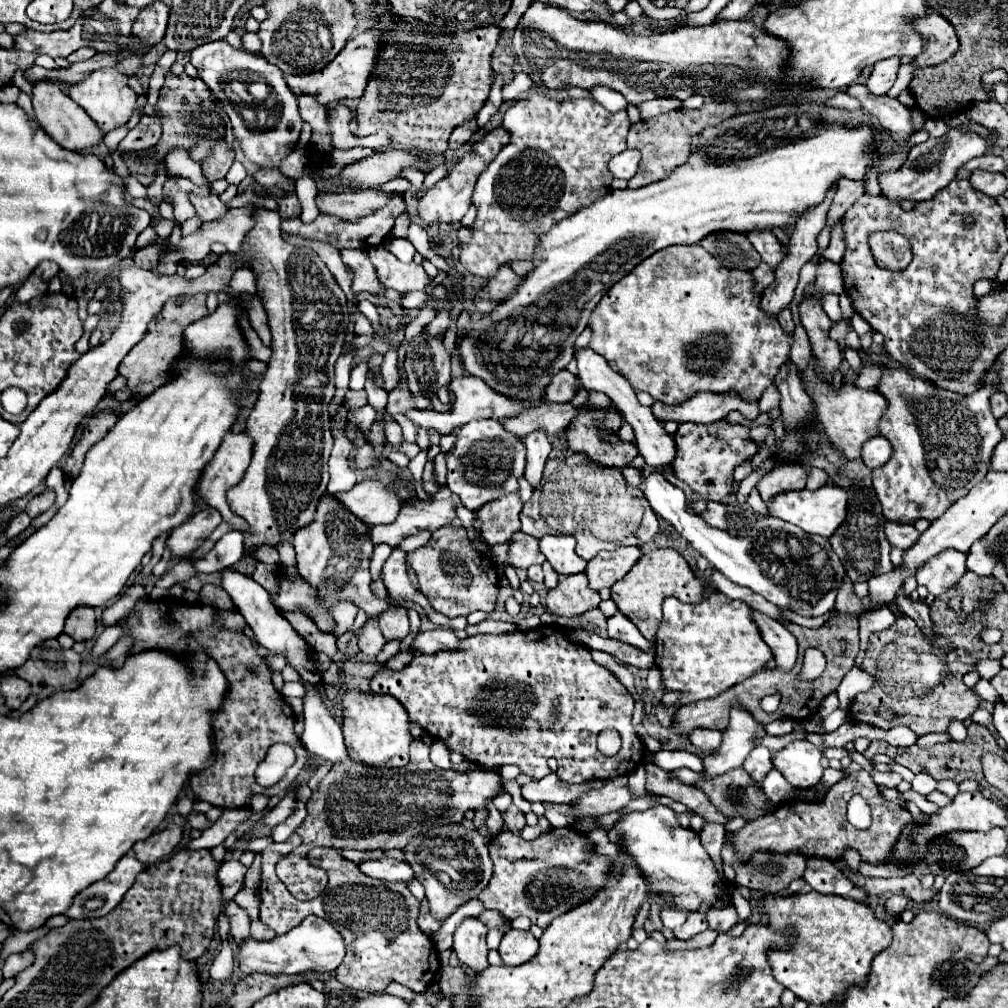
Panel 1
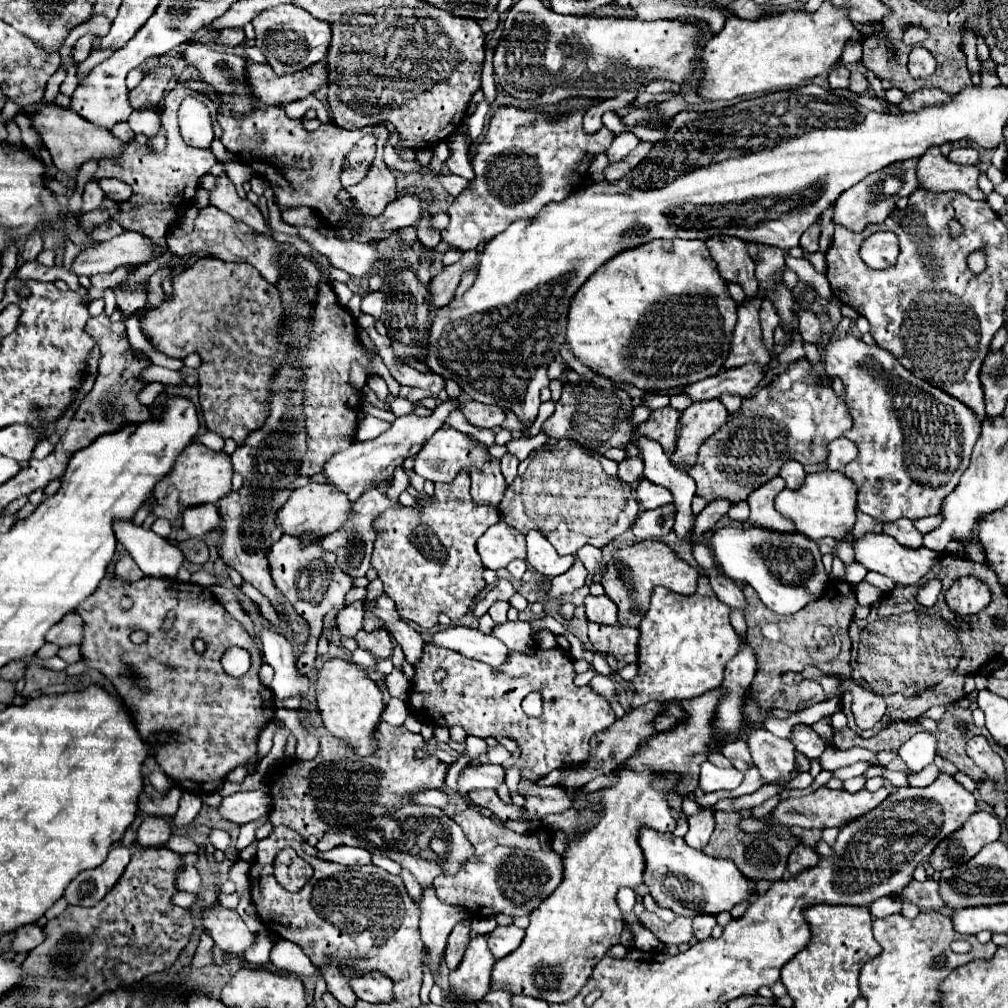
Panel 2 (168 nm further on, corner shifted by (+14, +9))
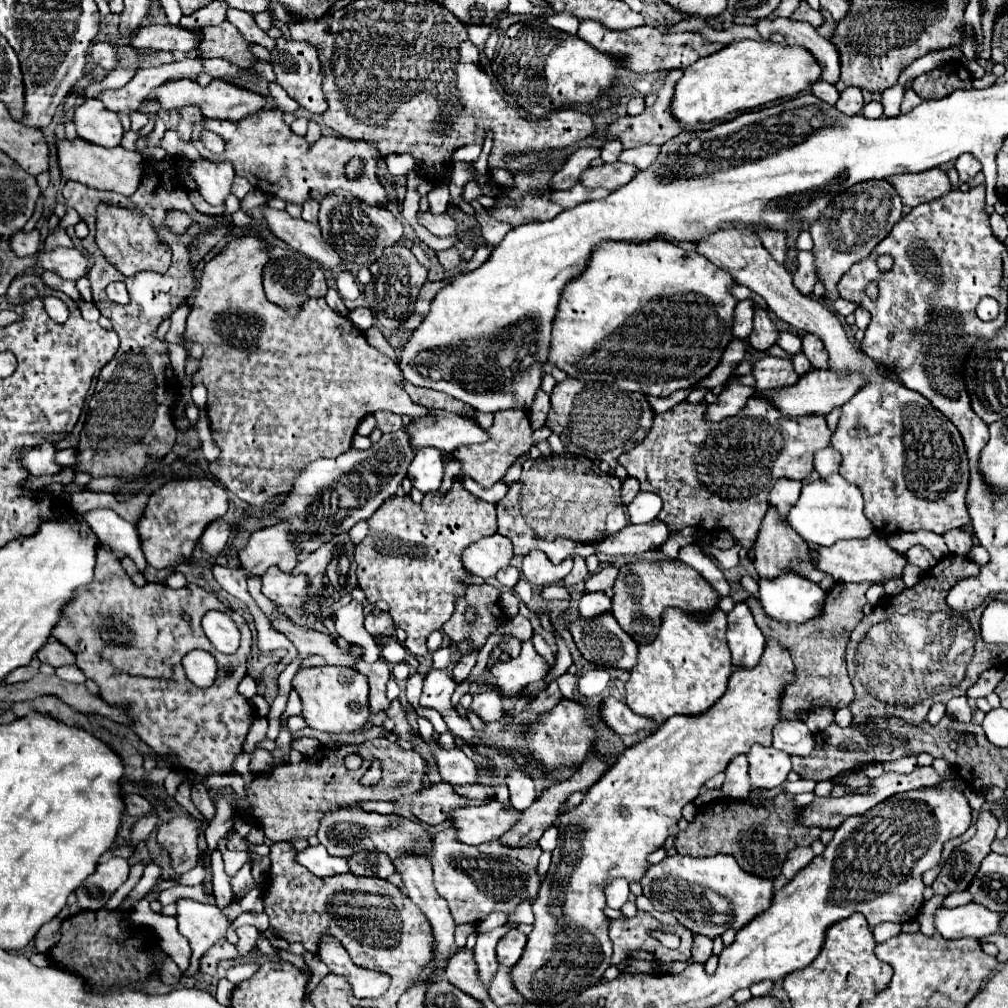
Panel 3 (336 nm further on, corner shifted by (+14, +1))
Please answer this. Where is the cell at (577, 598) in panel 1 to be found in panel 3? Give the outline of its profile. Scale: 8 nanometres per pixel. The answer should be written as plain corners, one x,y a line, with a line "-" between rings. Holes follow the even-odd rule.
574,557
574,569
568,573
568,577
564,579
564,585
570,587
570,585
578,585
580,581
584,581
588,575
588,569
586,569
586,563
584,563
584,557

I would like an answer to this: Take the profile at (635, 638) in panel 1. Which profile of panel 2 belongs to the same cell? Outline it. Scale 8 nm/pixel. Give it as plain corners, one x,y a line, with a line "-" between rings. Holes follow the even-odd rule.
586,595
584,607
586,607
588,621
602,623
602,625
618,625
616,605
614,605
614,601
610,601
610,597
606,597
606,595
600,595
600,597

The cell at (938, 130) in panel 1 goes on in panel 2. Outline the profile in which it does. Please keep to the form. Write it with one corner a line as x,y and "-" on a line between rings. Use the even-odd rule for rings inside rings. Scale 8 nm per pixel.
938,147
928,149
928,153
916,165
918,185
926,191
946,193
960,191
968,193
974,199
984,201
986,195
978,189
978,167
974,165
956,165
948,161

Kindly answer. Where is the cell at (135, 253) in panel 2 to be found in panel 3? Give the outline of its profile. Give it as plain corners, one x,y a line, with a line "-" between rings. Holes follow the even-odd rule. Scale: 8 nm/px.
58,247
54,251
40,253
36,265
60,275
62,279
78,281
80,277
84,277
88,273
88,255
84,255
78,249

